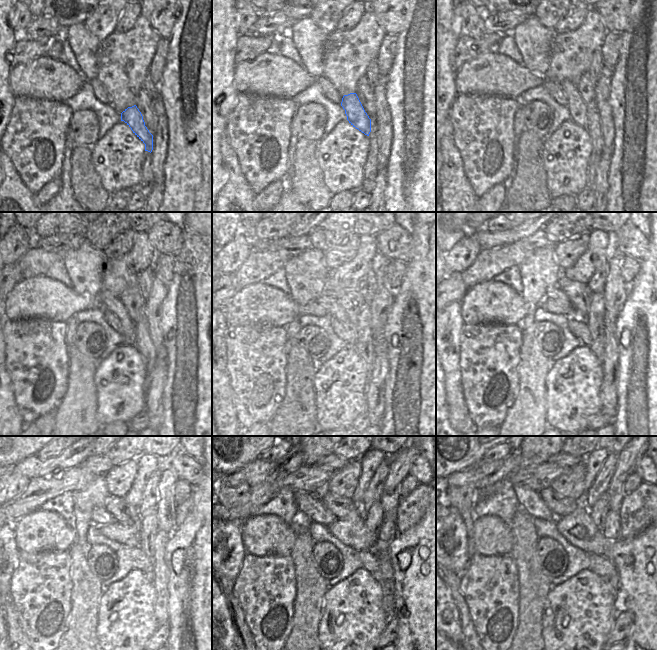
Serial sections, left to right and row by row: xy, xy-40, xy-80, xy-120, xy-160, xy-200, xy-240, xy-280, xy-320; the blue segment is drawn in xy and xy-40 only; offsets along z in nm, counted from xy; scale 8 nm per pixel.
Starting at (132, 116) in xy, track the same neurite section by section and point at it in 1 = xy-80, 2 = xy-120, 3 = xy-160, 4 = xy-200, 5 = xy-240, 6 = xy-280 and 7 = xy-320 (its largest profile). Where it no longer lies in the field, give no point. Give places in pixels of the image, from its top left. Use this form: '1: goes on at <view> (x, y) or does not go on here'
1: goes on at xy-80 (577, 108)
2: goes on at xy-120 (106, 301)
3: goes on at xy-160 (328, 299)
4: goes on at xy-200 (554, 293)
5: goes on at xy-240 (99, 516)
6: goes on at xy-280 (308, 504)
7: goes on at xy-320 (529, 501)

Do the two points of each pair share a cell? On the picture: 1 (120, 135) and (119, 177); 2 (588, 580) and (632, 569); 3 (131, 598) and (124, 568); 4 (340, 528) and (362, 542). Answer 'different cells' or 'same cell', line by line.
1: same cell
2: different cells
3: different cells
4: same cell

